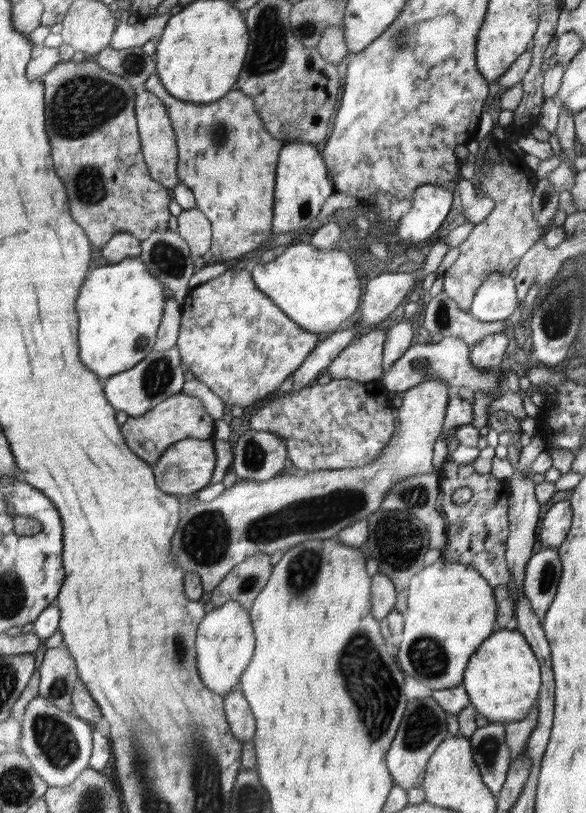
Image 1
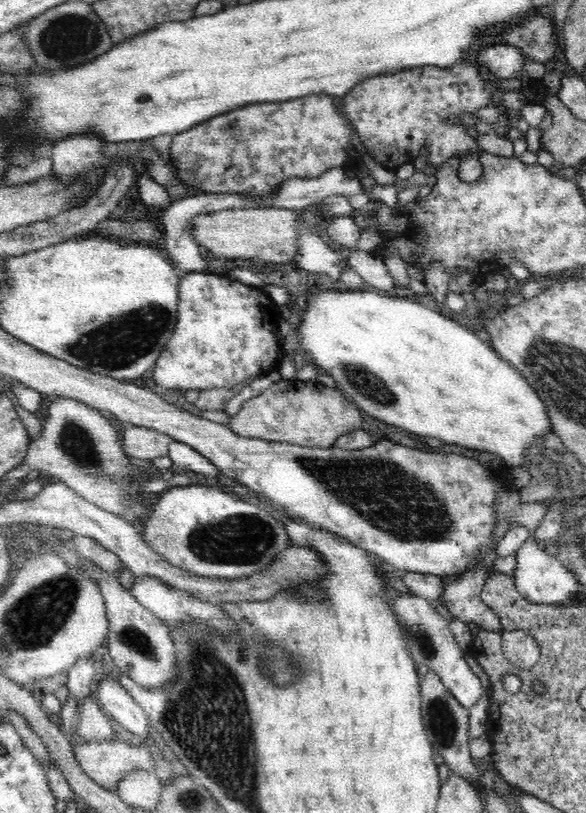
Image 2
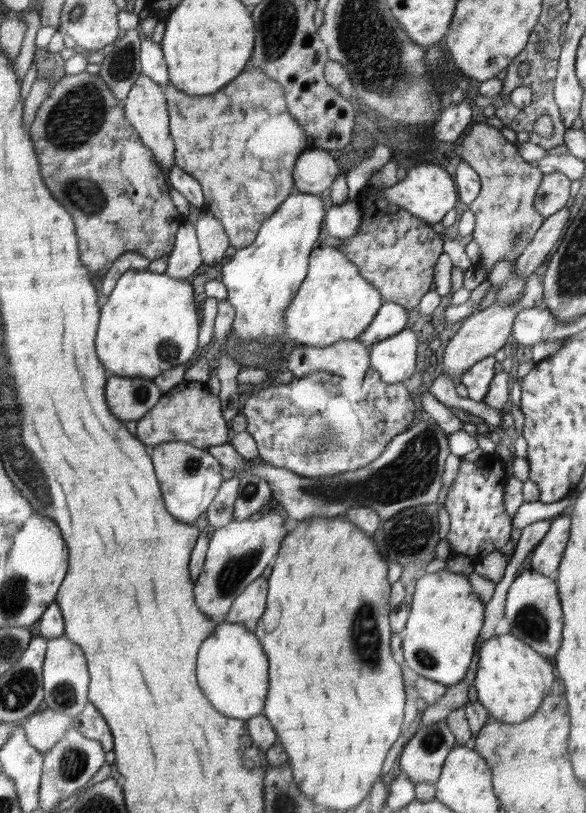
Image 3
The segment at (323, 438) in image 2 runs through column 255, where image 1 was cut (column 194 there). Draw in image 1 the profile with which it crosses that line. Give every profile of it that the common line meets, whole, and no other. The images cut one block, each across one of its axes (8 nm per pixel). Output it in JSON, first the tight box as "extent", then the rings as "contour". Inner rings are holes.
{"extent":[119,394,213,466],"contour":[[[177,394],[177,396],[169,396],[167,400],[159,402],[155,408],[147,410],[143,416],[129,416],[125,420],[125,424],[119,428],[121,436],[127,444],[127,448],[141,458],[143,462],[147,462],[149,466],[153,466],[161,454],[175,442],[185,440],[185,438],[195,438],[195,440],[207,440],[213,436],[213,418],[207,416],[205,408],[201,406],[201,402],[197,398],[191,398],[187,394]]]}

